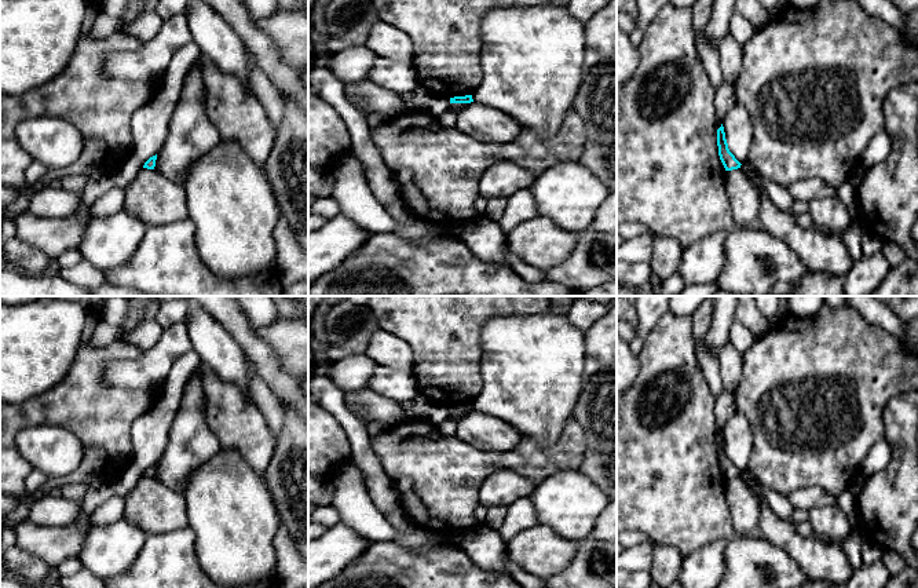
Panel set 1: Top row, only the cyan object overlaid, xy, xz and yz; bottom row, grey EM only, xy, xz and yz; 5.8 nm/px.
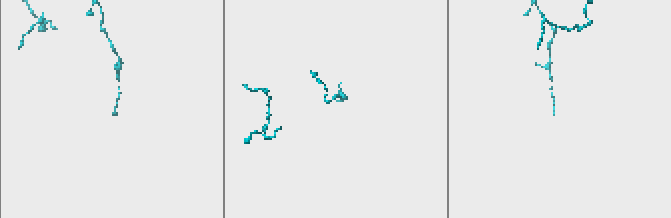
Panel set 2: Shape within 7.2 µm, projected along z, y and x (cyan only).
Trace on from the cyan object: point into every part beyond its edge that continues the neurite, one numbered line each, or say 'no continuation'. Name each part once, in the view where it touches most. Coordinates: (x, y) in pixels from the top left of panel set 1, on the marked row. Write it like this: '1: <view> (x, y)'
no continuation

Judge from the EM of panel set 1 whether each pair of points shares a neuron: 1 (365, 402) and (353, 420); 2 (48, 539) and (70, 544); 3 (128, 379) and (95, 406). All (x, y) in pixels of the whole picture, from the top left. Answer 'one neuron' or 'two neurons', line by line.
1: two neurons
2: one neuron
3: two neurons

